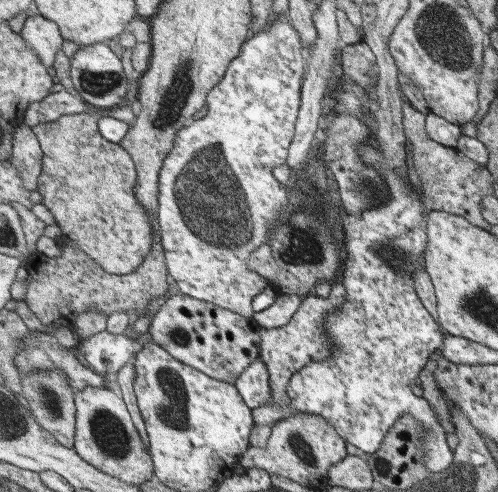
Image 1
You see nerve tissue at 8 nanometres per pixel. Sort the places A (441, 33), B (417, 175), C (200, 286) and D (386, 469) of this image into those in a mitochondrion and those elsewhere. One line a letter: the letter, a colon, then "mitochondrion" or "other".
A: mitochondrion
B: other
C: other
D: mitochondrion

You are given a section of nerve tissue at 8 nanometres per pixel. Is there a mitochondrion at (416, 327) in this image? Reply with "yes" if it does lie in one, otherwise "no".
no

